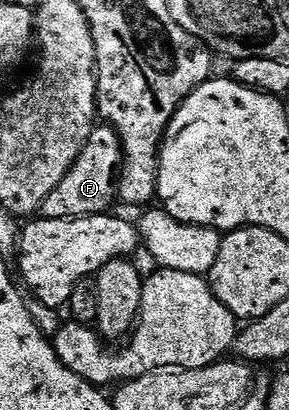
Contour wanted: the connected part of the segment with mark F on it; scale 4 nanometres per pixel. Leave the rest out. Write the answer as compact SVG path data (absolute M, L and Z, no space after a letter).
M110 125L96 126L87 139L85 149L65 173L61 185L45 197L38 214L45 219L80 219L86 215L105 215L117 203L117 180L123 166L123 142Z

